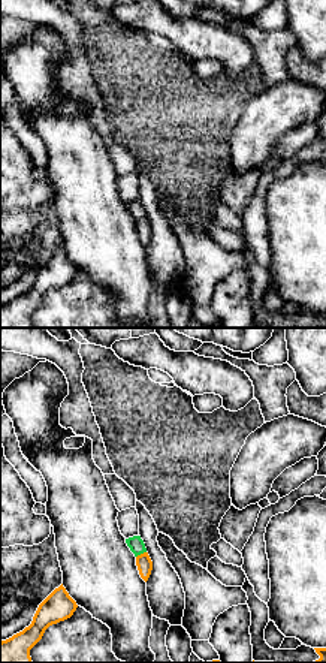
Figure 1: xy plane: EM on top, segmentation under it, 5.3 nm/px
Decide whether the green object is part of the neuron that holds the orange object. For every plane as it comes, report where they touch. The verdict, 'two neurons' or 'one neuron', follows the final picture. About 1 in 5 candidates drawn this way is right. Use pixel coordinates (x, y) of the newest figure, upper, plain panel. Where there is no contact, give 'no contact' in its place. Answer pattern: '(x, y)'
(141, 219)

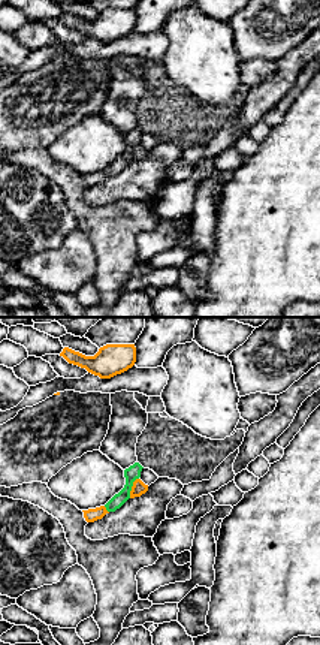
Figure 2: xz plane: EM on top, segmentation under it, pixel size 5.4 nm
(132, 153)

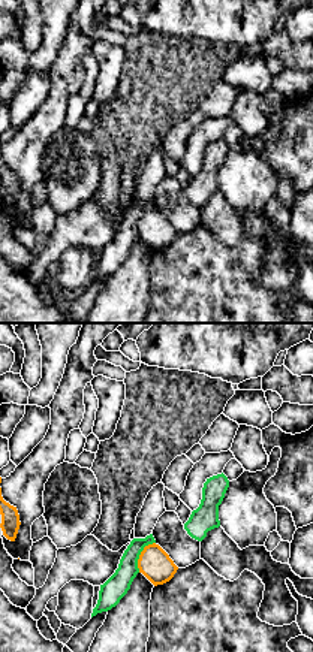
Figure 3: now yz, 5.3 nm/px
(140, 220)

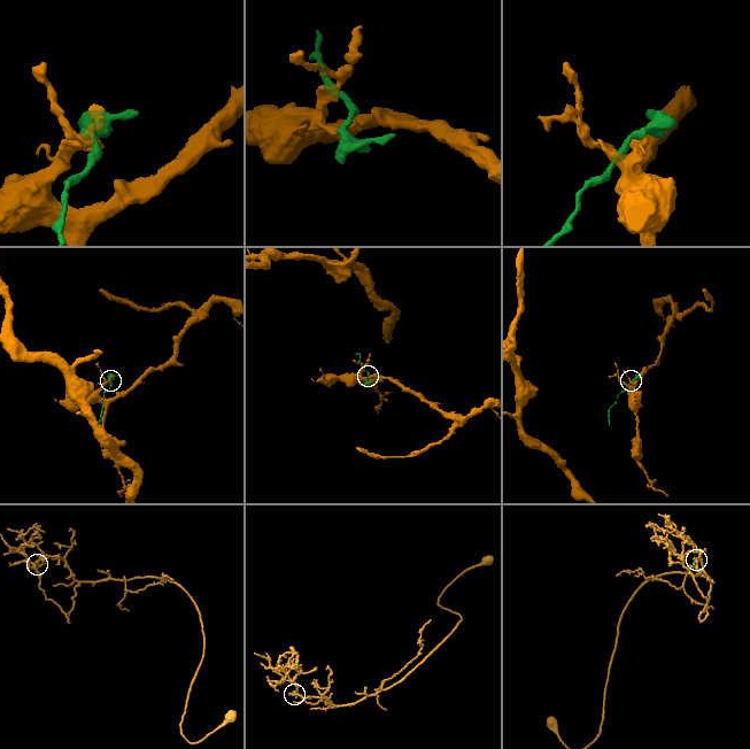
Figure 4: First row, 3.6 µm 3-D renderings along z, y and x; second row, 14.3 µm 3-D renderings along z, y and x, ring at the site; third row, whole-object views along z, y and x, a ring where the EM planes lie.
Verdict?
two neurons

